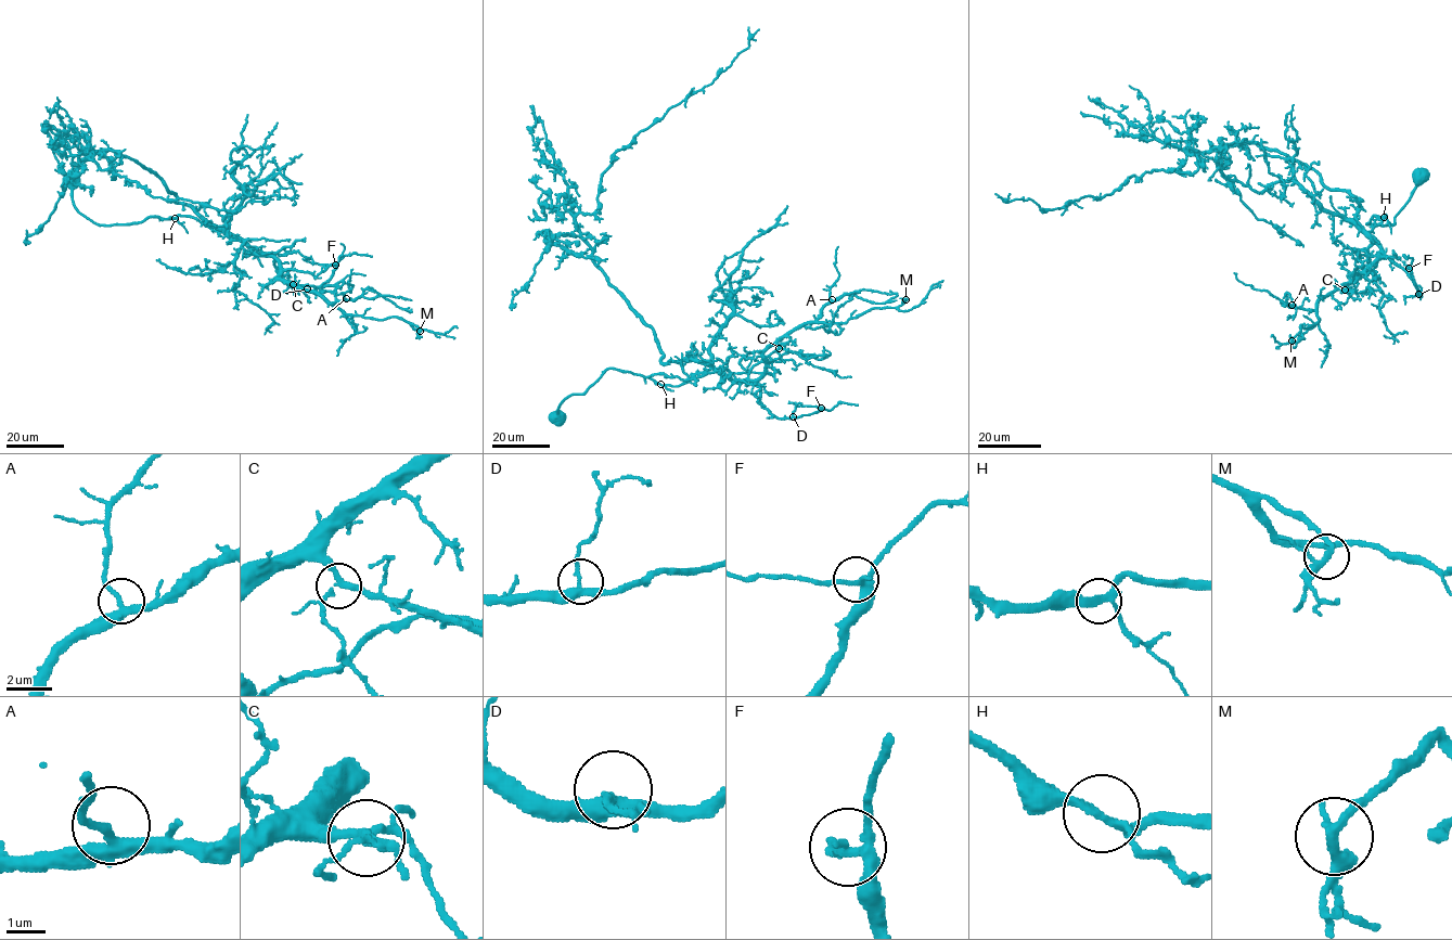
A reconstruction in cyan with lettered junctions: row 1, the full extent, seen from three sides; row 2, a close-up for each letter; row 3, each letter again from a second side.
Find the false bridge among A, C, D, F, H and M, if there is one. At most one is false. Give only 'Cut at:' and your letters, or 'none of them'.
Cut at: none of them

